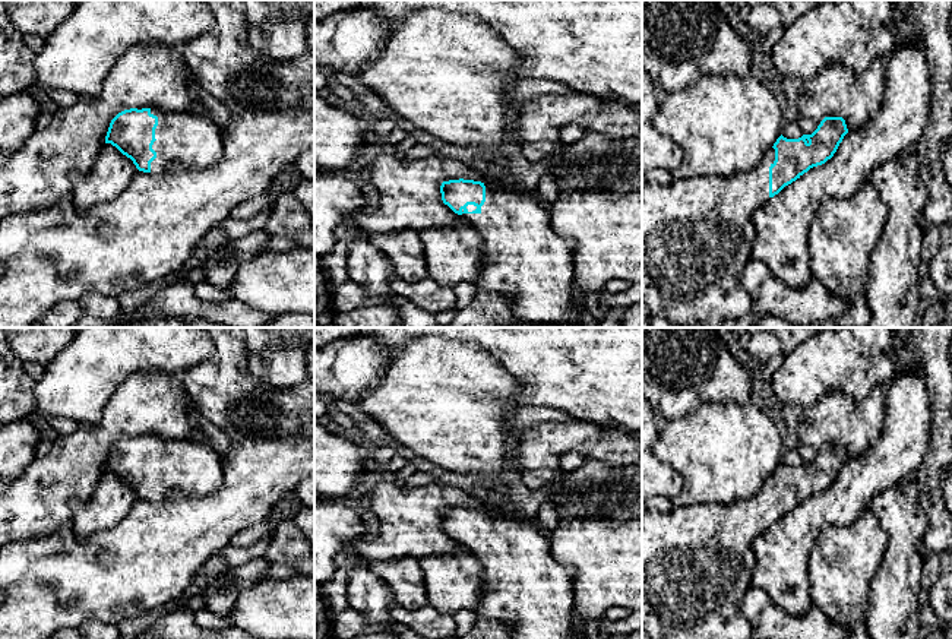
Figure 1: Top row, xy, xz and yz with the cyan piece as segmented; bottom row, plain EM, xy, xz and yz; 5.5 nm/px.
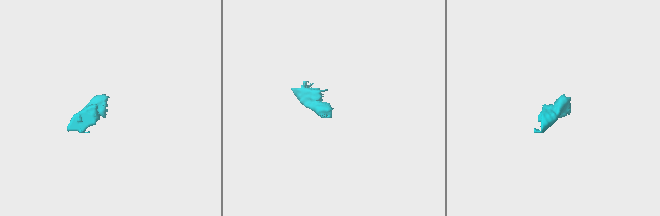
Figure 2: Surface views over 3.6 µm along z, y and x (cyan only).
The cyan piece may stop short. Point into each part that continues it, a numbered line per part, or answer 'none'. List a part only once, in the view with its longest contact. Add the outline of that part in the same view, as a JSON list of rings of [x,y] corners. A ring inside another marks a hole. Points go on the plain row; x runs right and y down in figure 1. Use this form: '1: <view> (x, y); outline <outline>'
1: xz (522, 585); outline [[[486,503],[486,529],[480,541],[462,541],[483,567],[481,600],[474,610],[477,616],[503,621],[510,626],[513,639],[585,639],[585,633],[573,630],[575,595],[570,573],[551,554],[551,540],[540,528],[537,519],[528,519],[515,509],[494,507]]]

